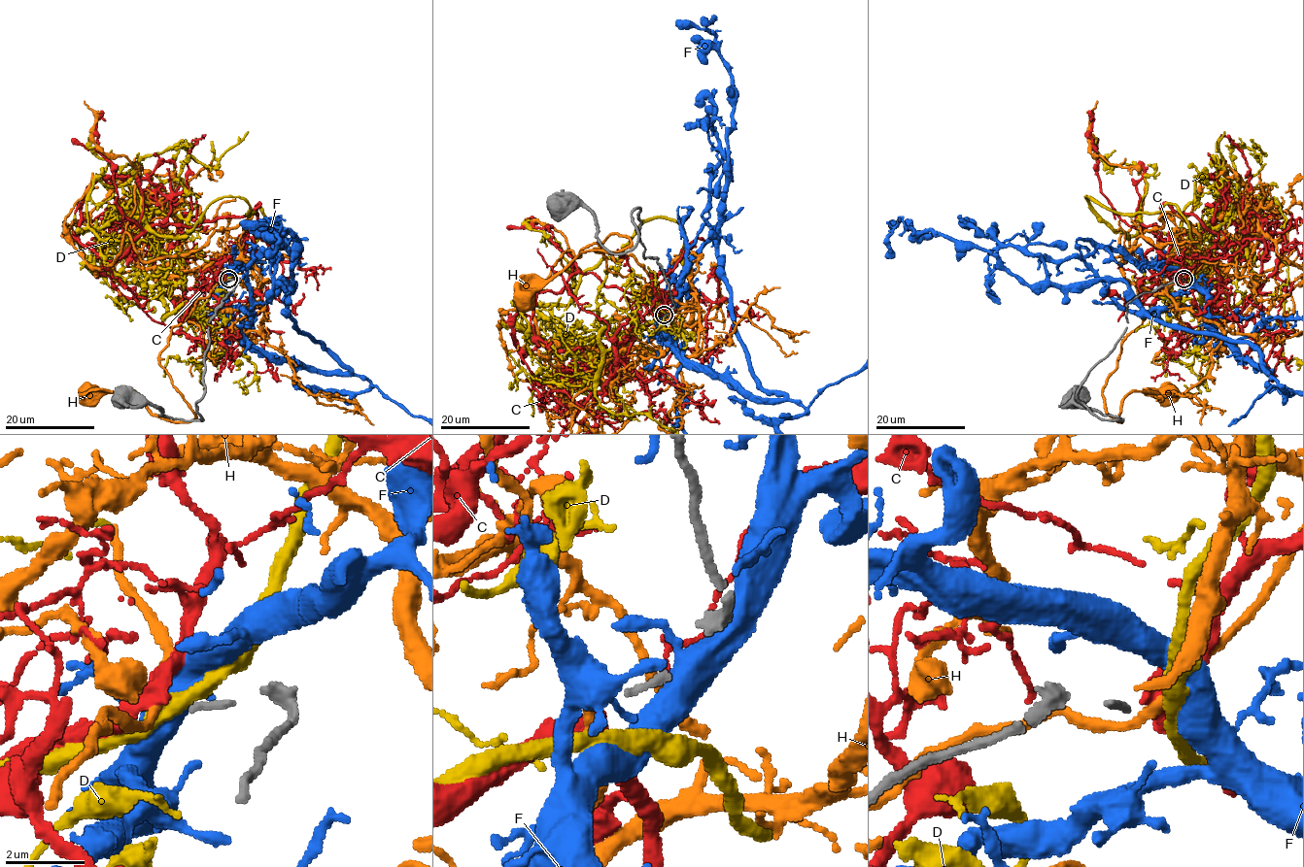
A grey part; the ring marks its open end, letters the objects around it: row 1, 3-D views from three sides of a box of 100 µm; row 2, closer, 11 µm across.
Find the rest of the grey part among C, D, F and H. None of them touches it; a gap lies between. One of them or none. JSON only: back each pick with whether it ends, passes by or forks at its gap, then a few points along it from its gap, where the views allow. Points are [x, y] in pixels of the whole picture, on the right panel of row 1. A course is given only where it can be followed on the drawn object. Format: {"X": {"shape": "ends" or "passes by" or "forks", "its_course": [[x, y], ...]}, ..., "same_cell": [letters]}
{"C": {"shape": "passes by", "its_course": [[1185, 279], [1218, 320], [1231, 319], [1275, 270], [1275, 216], [1211, 217], [1223, 190], [1213, 177], [1240, 264]]}, "same_cell": ["C"]}

